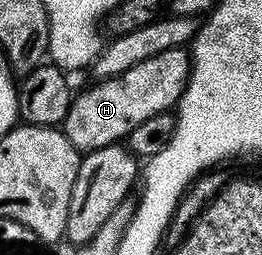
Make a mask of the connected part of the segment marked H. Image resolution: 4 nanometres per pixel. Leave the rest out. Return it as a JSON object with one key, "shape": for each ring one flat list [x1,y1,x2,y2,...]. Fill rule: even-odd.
{"shape":[[186,47,153,54,153,58,137,62,133,70,125,70,125,74,117,74,108,80,99,80,80,96,78,93,69,106,69,114,65,114,61,131,81,154,126,141,130,132,141,122,153,115,171,112,178,105,189,77,191,54]]}

